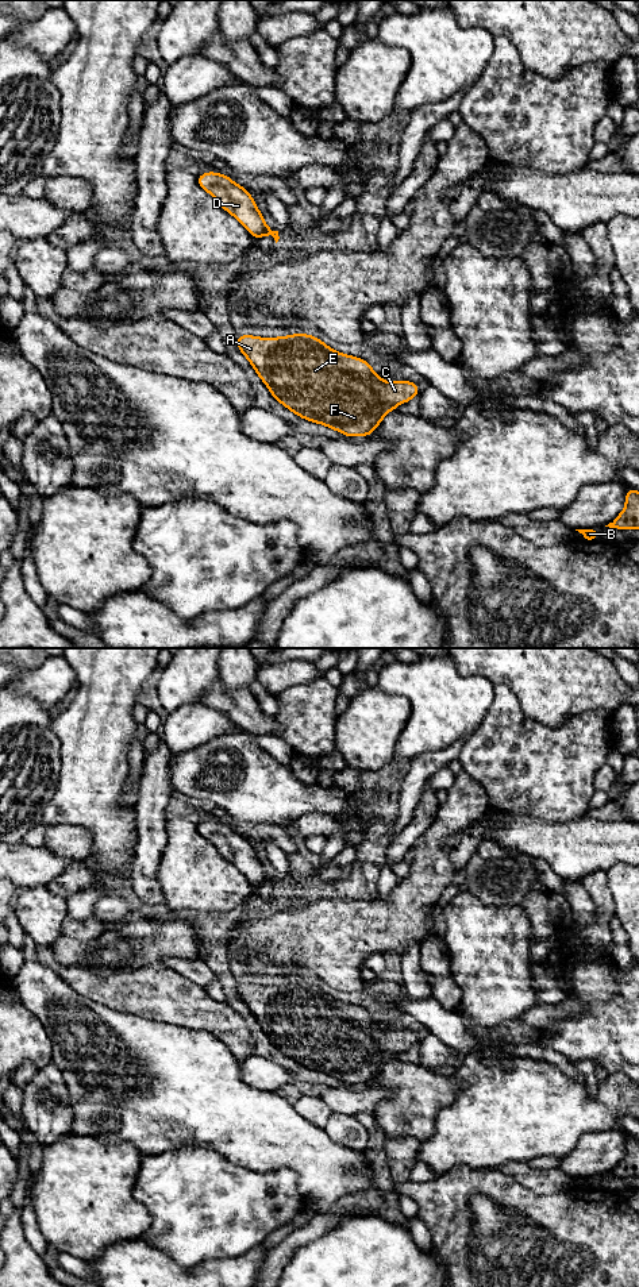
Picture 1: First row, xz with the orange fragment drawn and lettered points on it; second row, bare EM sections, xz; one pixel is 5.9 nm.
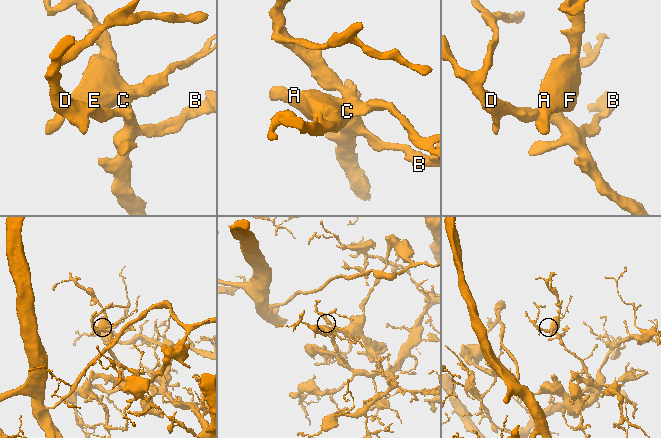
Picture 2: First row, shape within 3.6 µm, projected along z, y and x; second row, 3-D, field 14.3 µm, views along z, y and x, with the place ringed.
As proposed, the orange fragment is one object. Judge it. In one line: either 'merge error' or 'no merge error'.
no merge error

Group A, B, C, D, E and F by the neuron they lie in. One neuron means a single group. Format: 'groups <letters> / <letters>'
groups A B C D E F

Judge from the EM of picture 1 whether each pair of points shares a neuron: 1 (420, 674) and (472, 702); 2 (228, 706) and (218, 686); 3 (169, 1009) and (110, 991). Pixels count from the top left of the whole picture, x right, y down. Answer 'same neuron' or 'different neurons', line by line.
1: same neuron
2: same neuron
3: same neuron

